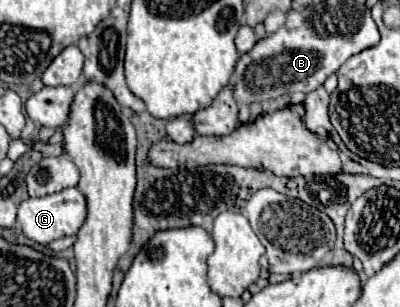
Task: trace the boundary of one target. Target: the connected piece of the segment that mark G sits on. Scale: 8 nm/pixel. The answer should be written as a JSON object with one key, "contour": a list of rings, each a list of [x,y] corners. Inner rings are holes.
{"contour":[[[67,188],[59,194],[23,200],[19,206],[17,222],[21,224],[21,230],[29,240],[39,242],[39,244],[49,244],[65,236],[75,236],[81,224],[85,222],[85,216],[87,216],[87,204],[85,204],[83,194],[77,188]]]}

